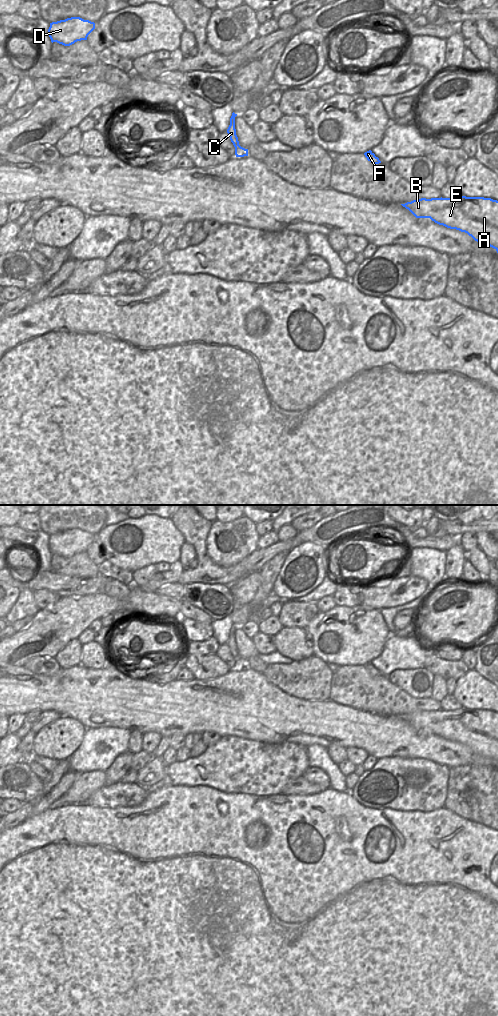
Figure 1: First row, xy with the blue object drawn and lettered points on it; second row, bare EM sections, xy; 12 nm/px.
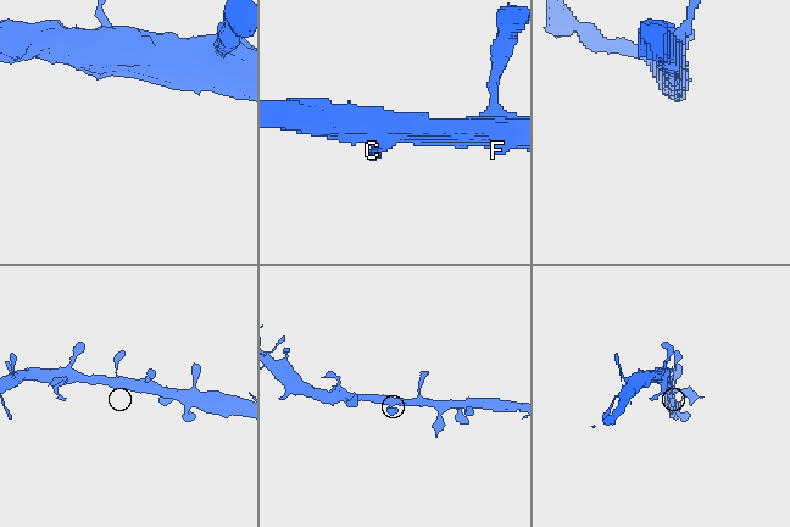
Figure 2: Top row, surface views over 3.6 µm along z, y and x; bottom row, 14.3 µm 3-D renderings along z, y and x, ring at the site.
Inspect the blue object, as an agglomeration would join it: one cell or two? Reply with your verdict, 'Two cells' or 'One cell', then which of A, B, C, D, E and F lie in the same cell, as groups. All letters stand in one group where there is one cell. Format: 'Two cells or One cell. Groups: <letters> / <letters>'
One cell. Groups: A B C D E F.

